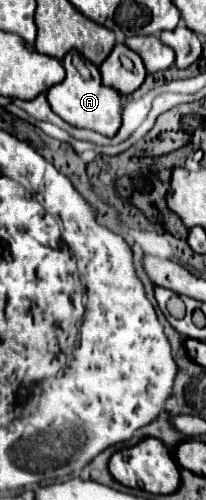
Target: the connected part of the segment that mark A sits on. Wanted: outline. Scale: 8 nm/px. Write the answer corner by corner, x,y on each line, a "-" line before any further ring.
78,53
73,56
73,59
70,54
64,58
64,68
66,68
66,78
60,84
52,86
46,94
52,110
62,120
66,120
68,124
72,124
76,128
86,128
86,130
94,130
104,136
114,136
118,132
118,128
122,126
122,96
120,96
120,92
104,86
100,80
98,68
94,68
90,64
87,67
85,60

